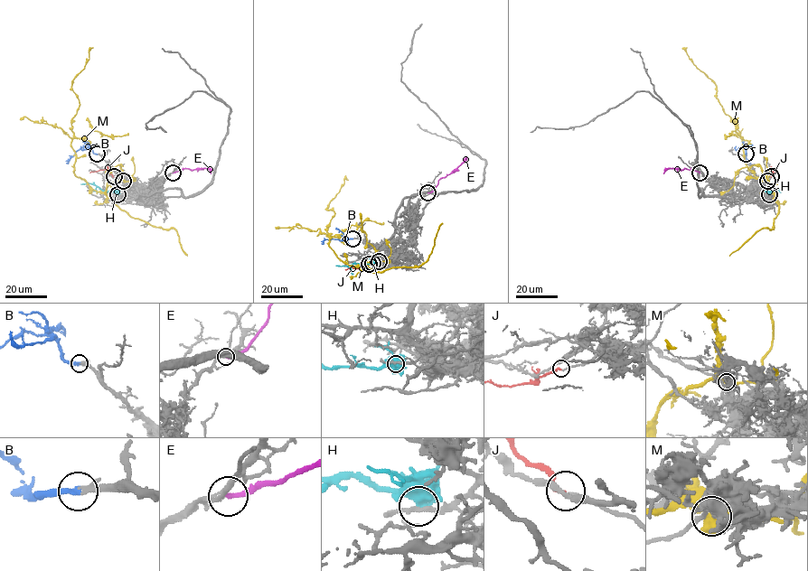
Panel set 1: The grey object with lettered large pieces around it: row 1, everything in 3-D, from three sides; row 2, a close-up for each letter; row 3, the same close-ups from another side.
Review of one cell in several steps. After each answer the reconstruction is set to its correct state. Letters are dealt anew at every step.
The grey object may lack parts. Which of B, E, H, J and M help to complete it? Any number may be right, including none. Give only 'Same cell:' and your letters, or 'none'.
Same cell: B, H, J

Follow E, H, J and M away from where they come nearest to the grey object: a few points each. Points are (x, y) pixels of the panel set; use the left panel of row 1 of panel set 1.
E: (173, 173), (185, 168), (208, 168), (211, 173)
H: (117, 194), (102, 191), (89, 183), (80, 184)
J: (113, 176), (106, 170), (89, 173)
M: (123, 181), (97, 191), (73, 172), (71, 120), (79, 104), (71, 82), (83, 69), (93, 47)

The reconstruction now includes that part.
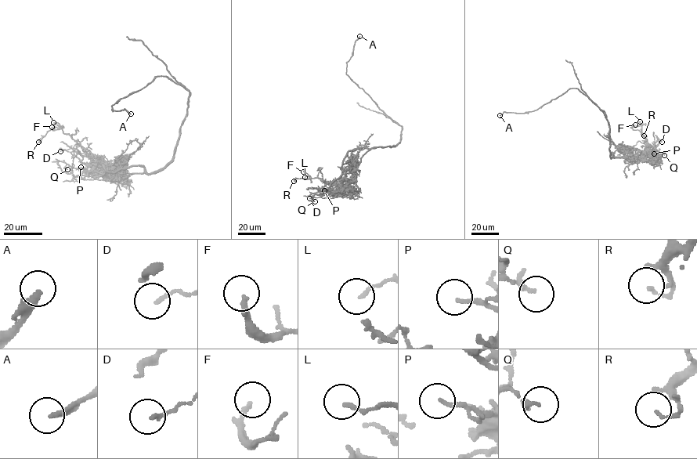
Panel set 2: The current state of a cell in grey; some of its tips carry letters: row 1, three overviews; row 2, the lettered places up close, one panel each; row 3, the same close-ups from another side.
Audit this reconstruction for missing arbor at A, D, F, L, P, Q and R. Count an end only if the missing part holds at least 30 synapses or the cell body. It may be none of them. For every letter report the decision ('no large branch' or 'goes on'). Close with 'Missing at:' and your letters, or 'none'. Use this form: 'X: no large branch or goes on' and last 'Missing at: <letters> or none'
A: goes on
D: no large branch
F: no large branch
L: no large branch
P: no large branch
Q: no large branch
R: no large branch
Missing at: A

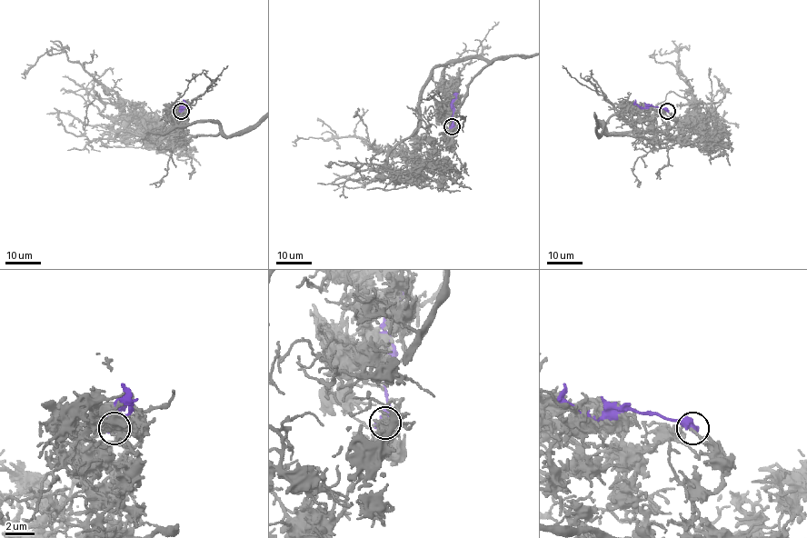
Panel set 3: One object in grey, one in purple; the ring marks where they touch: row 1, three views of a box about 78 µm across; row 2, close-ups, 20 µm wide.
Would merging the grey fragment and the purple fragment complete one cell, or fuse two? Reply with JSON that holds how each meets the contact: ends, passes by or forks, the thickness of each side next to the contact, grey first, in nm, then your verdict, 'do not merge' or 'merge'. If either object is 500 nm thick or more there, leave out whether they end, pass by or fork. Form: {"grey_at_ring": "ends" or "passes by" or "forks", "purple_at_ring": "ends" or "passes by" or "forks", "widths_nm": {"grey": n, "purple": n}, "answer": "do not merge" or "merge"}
{"widths_nm": {"grey": 180, "purple": 650}, "answer": "do not merge"}

